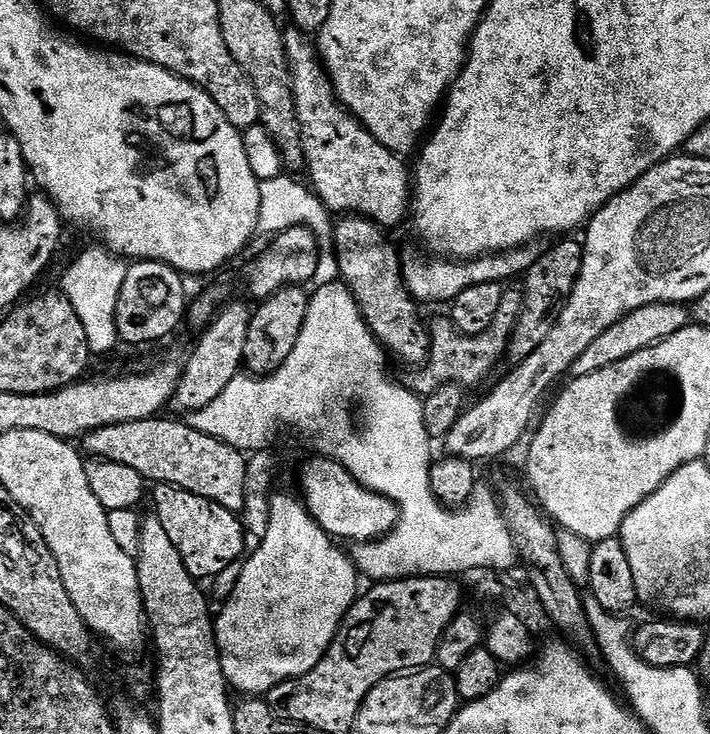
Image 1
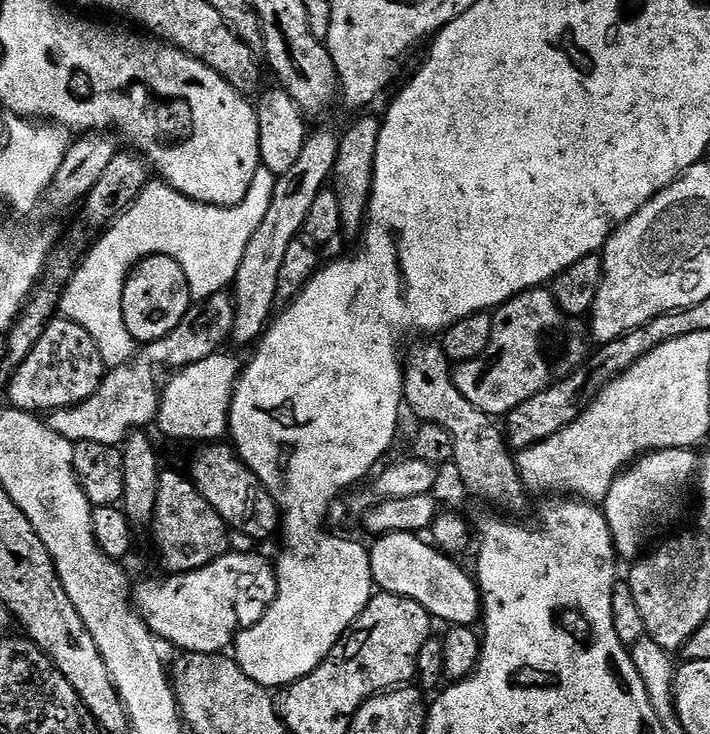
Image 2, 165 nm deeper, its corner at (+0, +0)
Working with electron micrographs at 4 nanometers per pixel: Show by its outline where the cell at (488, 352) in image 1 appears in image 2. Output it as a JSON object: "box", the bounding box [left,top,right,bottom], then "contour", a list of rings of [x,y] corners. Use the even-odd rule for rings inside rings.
{"box":[454,287,589,418],"contour":[[[547,287],[532,288],[529,292],[522,292],[519,296],[512,297],[505,304],[495,309],[492,316],[492,333],[490,346],[478,357],[470,362],[459,365],[455,369],[454,379],[462,398],[473,406],[478,406],[486,415],[493,418],[504,418],[522,405],[528,398],[541,394],[544,390],[559,380],[570,376],[579,366],[585,363],[589,355],[589,337],[579,319],[566,315],[553,298]]]}

